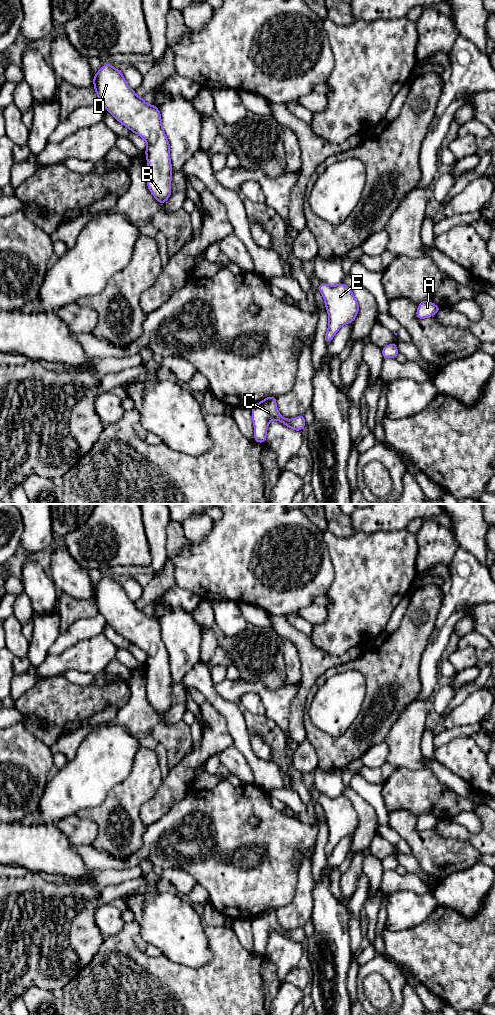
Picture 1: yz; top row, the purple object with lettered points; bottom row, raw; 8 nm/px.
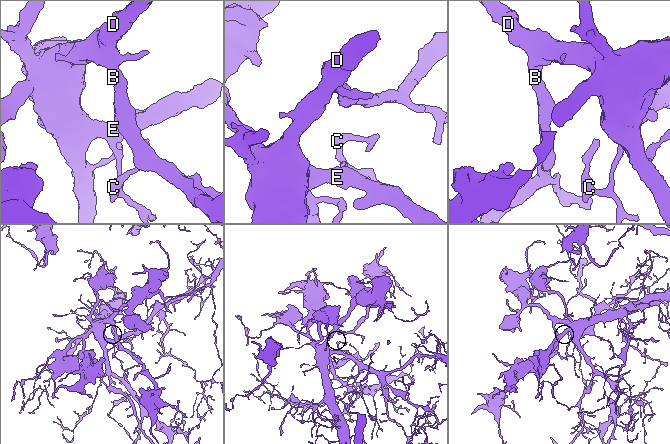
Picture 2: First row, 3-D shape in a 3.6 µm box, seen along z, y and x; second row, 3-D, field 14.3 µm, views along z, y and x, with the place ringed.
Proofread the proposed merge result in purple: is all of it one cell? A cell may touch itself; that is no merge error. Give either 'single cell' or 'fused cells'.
single cell

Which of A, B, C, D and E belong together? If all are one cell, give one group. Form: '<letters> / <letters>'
A B C D E

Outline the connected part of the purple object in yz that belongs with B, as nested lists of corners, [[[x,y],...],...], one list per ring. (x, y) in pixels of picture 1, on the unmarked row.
[[[105,575],[94,586],[98,612],[118,634],[141,648],[146,656],[146,694],[149,703],[161,716],[171,708],[172,677],[170,656],[164,644],[159,621],[147,616],[127,596],[123,585]]]

